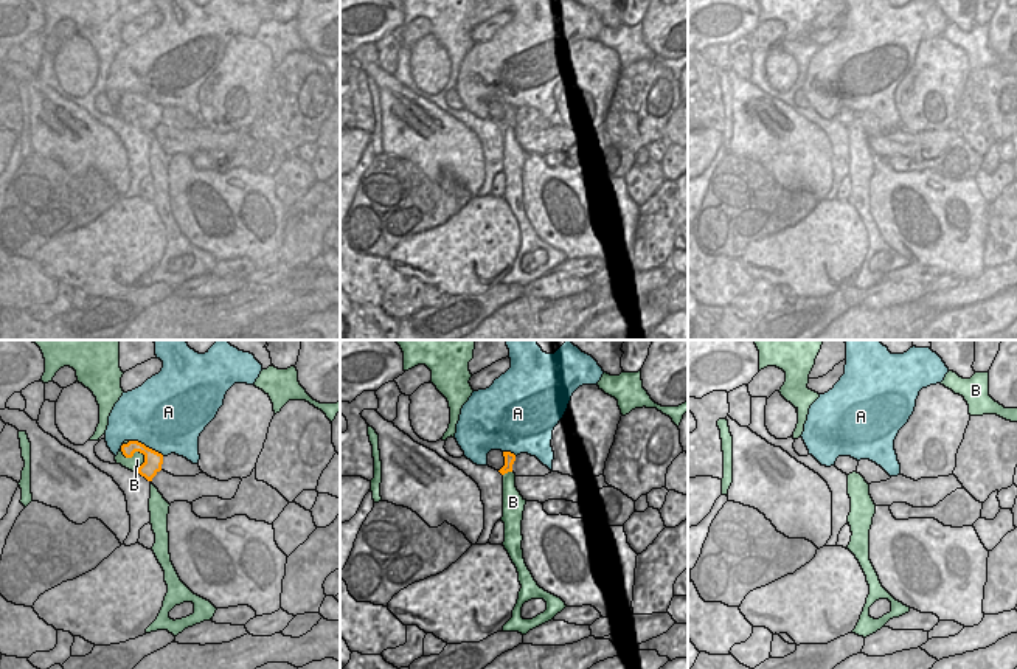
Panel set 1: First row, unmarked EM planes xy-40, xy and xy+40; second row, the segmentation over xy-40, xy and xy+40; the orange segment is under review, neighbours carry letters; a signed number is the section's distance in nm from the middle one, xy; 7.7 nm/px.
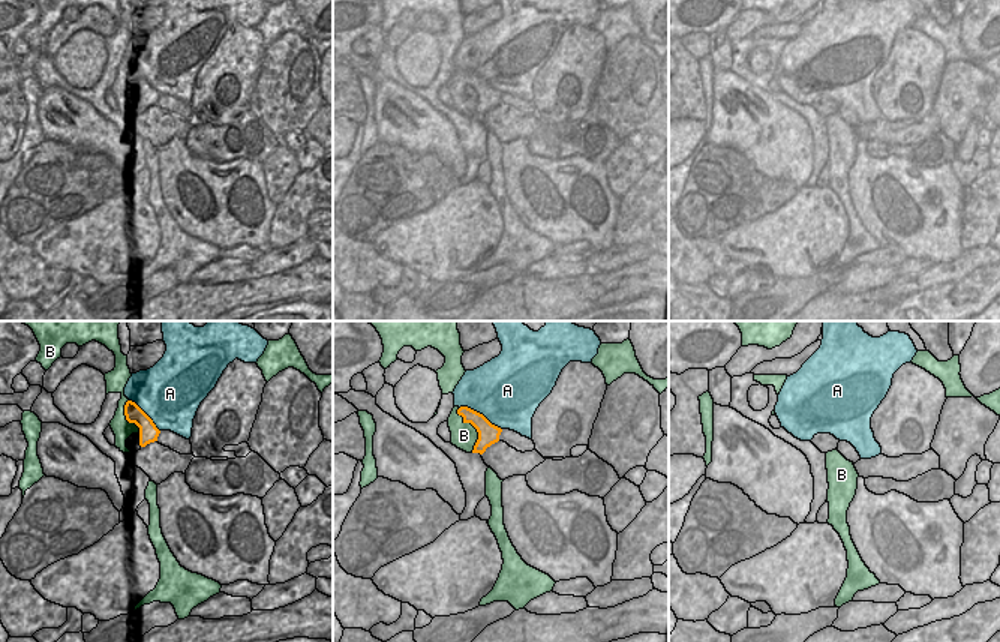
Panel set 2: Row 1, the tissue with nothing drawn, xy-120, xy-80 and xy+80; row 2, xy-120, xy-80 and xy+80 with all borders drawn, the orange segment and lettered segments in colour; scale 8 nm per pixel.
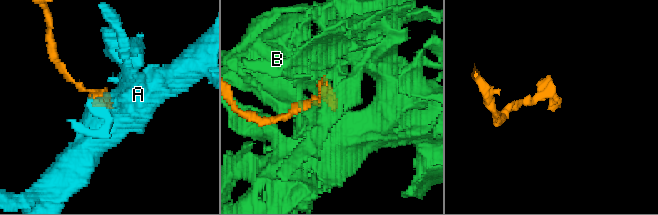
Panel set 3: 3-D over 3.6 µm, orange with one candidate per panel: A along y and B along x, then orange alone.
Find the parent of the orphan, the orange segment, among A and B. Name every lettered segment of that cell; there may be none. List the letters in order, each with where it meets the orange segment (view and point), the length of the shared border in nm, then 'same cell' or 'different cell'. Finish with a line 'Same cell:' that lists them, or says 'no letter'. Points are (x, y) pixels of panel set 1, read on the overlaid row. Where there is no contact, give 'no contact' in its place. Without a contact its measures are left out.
A: contact xy-40 (145, 446); length 300 nm; different cell
B: contact xy-40 (138, 450); length 240 nm; different cell
Same cell: no letter

